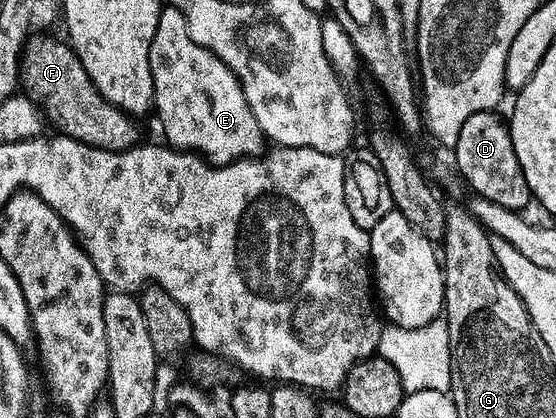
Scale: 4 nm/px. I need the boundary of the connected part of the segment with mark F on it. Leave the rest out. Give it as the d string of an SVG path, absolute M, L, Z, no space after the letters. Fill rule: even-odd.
M33 33L25 41L19 77L23 93L33 102L42 104L47 121L51 125L53 122L65 138L76 138L103 150L130 150L137 145L141 141L140 126L136 123L139 121L101 96L67 41L59 42L44 34L47 33Z

